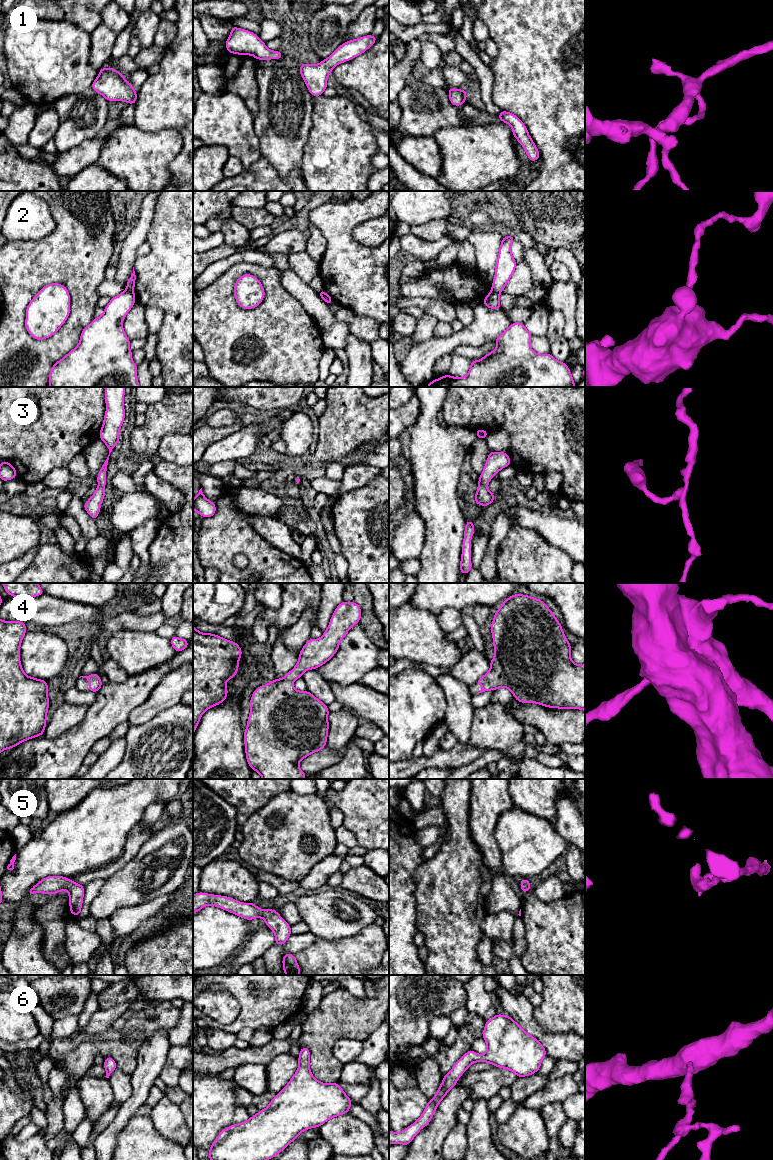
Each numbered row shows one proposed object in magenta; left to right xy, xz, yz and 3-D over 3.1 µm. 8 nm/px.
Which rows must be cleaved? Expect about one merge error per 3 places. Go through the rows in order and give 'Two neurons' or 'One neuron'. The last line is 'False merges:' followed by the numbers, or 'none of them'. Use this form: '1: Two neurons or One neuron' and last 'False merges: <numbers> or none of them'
1: One neuron
2: Two neurons
3: One neuron
4: One neuron
5: One neuron
6: One neuron
False merges: 2

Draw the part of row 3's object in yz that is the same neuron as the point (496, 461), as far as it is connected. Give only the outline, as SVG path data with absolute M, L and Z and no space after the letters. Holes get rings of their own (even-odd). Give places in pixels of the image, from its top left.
M489 451L487 461L485 463L482 474L478 480L478 489L473 498L480 506L488 506L495 500L495 495L487 488L489 481L495 474L507 466L511 465L509 454L506 452Z

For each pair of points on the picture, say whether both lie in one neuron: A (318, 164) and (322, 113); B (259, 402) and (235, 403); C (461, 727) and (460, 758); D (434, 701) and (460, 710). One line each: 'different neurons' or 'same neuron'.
A: same neuron
B: same neuron
C: different neurons
D: different neurons

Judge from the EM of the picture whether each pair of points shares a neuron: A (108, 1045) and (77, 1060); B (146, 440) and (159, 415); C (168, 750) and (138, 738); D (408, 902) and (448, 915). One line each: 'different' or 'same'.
A: same
B: same
C: same
D: different

